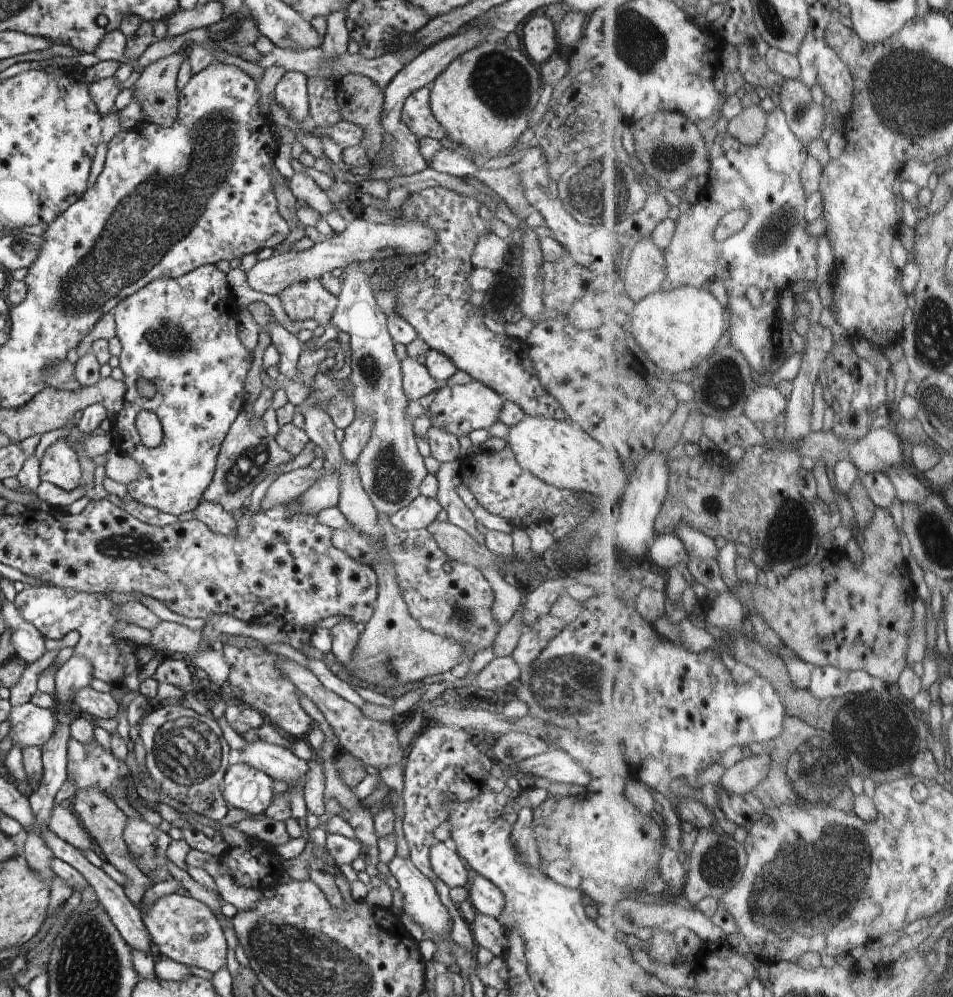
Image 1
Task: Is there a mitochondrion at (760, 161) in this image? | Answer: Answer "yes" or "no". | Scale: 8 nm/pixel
no

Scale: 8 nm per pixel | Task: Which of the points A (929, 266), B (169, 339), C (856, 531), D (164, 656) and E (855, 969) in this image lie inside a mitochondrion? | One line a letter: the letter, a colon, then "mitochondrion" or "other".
A: other
B: mitochondrion
C: other
D: other
E: other

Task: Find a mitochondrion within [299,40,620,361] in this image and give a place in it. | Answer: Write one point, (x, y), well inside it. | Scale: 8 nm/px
(500, 81)

